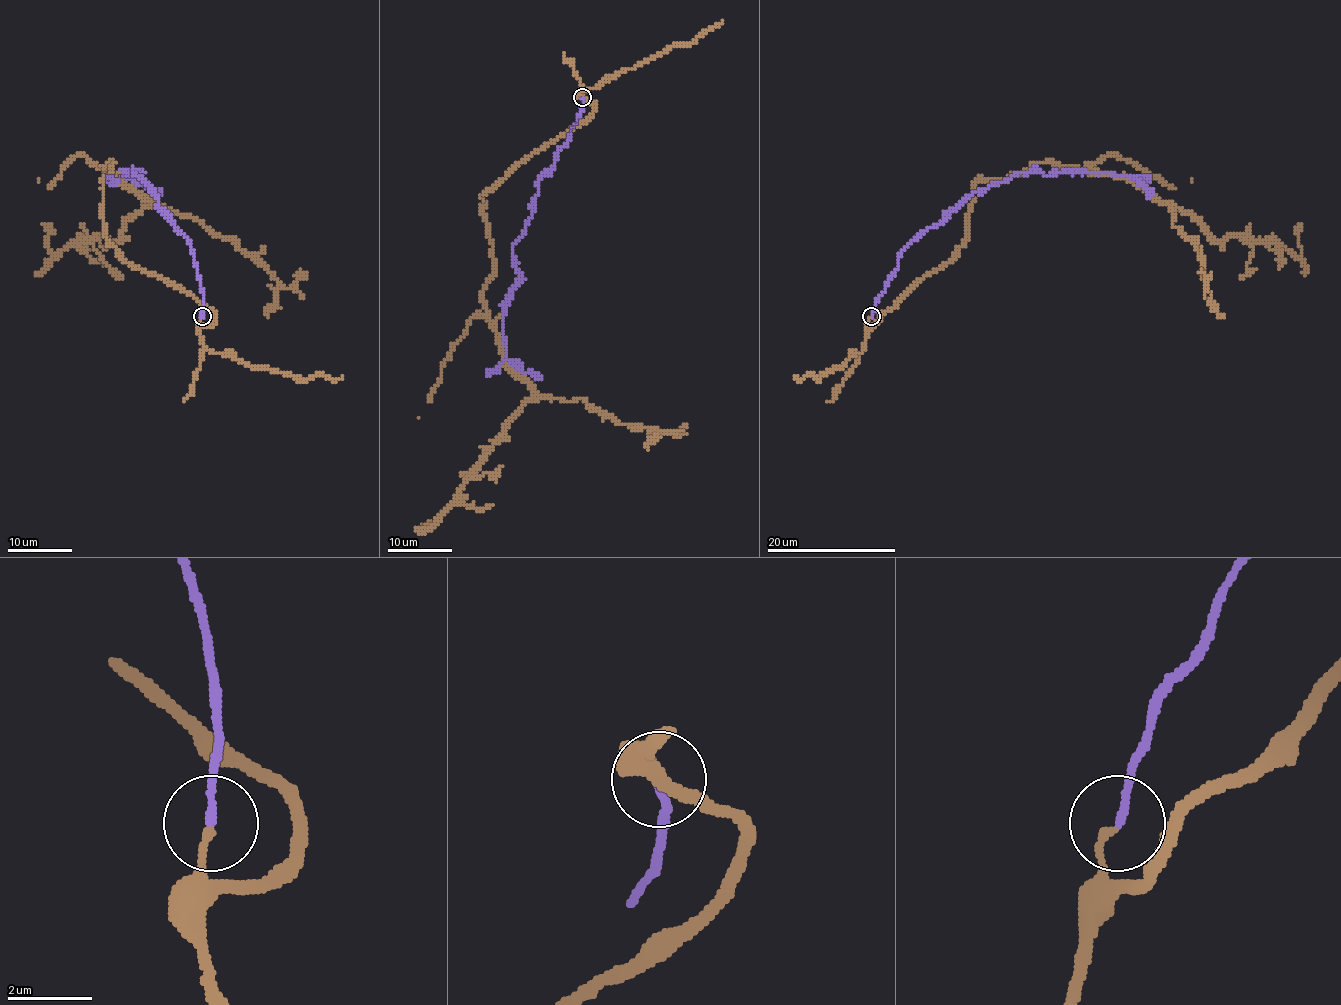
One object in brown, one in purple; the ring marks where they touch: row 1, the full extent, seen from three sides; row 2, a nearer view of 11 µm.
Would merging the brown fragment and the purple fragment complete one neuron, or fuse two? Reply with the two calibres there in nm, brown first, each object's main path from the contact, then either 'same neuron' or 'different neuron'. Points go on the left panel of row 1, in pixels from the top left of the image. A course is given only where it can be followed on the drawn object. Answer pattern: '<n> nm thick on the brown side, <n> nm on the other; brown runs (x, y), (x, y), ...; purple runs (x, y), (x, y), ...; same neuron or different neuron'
160 nm thick on the brown side, 170 nm on the other; brown runs (202, 317), (215, 315), (107, 239), (114, 163), (152, 202), (120, 239), (55, 257), (43, 225); purple runs (202, 317), (190, 241), (159, 208), (149, 184), (135, 171), (138, 175), (122, 173), (162, 192); same neuron

